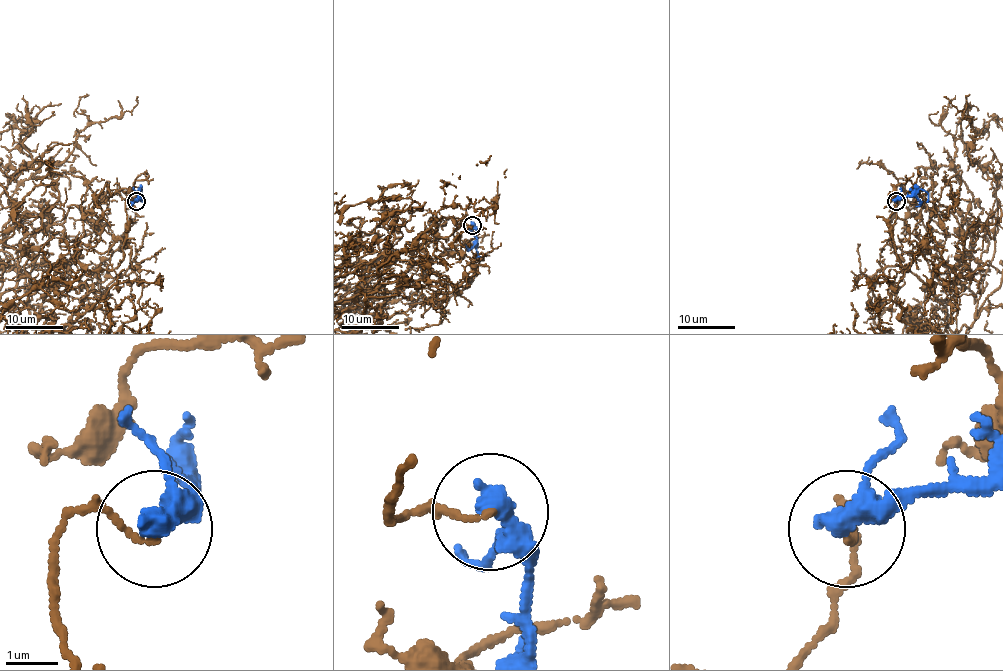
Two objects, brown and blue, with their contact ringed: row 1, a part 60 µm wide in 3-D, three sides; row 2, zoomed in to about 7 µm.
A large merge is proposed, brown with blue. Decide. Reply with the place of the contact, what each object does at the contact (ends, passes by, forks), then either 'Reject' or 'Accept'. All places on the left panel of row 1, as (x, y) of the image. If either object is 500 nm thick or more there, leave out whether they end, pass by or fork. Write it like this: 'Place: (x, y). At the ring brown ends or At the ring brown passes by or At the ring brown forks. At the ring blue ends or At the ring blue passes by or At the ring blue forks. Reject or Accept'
Place: (136, 201). At the ring brown ends. At the ring blue passes by. Reject

